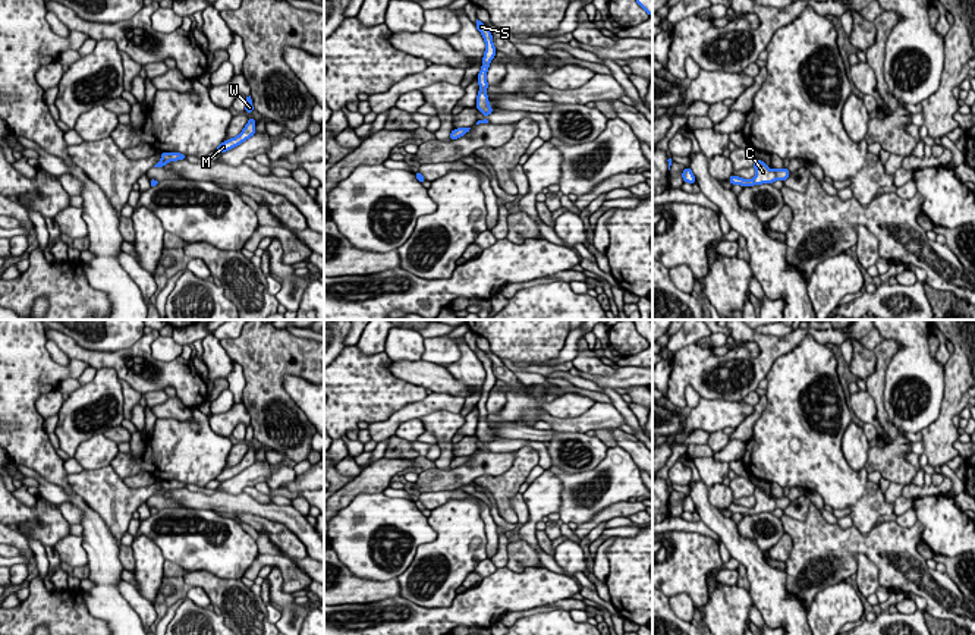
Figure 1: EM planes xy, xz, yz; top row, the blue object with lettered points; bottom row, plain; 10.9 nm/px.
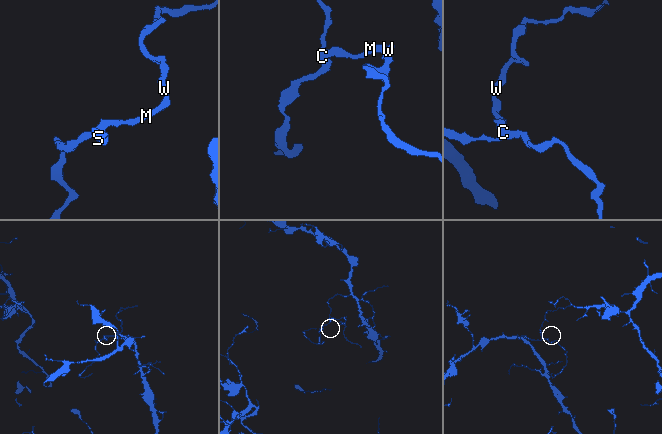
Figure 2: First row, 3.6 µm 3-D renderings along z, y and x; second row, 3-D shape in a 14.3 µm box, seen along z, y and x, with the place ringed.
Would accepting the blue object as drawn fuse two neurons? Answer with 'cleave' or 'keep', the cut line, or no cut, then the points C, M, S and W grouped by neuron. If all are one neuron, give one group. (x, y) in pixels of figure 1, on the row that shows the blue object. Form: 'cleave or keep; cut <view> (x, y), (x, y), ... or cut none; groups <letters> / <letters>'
keep; cut none; groups C M S W

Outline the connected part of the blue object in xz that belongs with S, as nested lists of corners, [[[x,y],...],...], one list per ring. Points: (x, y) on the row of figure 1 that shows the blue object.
[[[477,19],[477,29],[482,34],[484,41],[485,41],[485,53],[482,57],[482,67],[479,70],[479,73],[477,75],[478,78],[478,84],[479,84],[479,92],[477,95],[477,109],[487,117],[488,114],[493,113],[491,106],[488,104],[488,95],[487,95],[487,88],[488,88],[488,82],[487,82],[487,72],[488,72],[488,66],[490,62],[494,59],[497,50],[493,44],[493,35],[491,31],[485,26],[485,23],[482,23],[481,21]]]

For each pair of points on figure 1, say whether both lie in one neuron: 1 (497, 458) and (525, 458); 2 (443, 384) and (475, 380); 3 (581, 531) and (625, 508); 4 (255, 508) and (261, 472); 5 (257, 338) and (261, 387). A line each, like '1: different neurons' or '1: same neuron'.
1: different neurons
2: different neurons
3: same neuron
4: different neurons
5: same neuron

